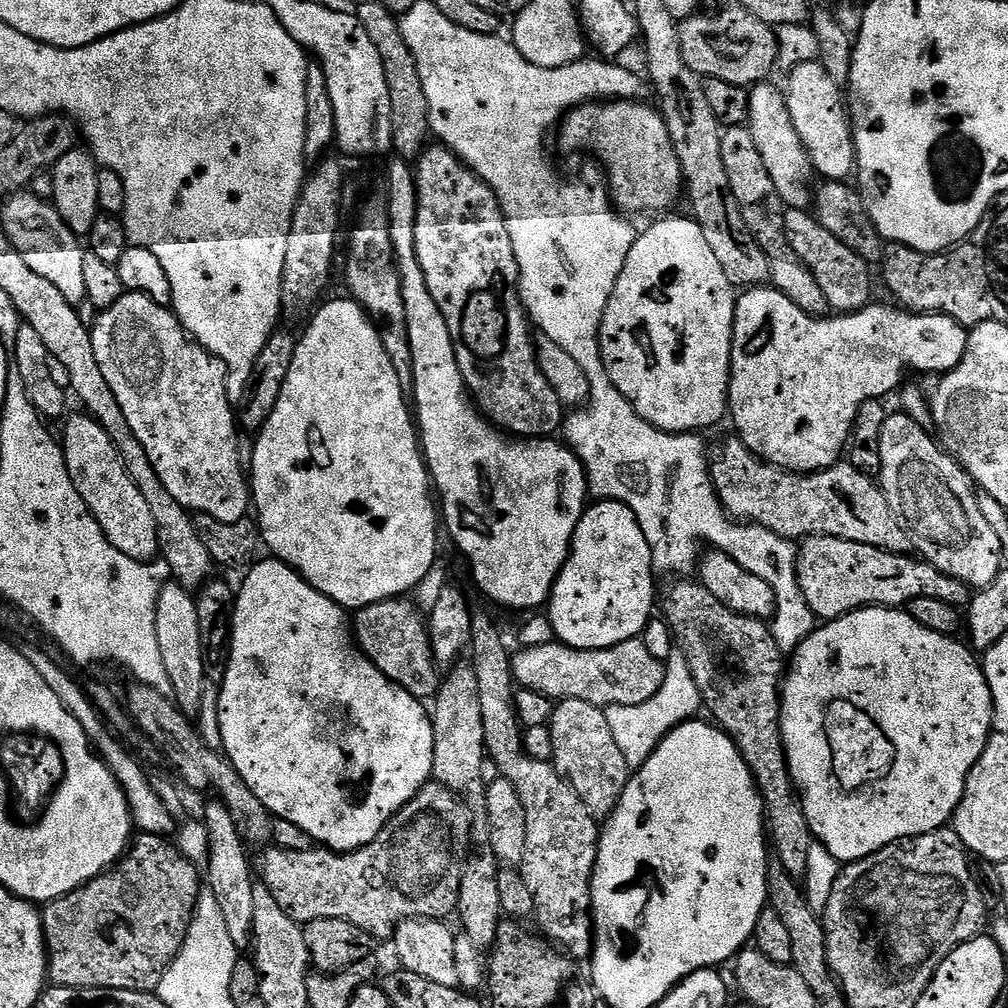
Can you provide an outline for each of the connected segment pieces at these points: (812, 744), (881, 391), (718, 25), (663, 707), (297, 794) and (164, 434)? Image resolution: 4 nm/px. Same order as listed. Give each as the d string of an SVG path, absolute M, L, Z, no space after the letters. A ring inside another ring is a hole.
M859 608L857 612L840 616L837 620L821 623L791 653L780 698L780 733L786 762L800 801L800 809L806 814L806 822L813 837L841 865L847 866L855 860L873 856L878 850L897 844L900 840L908 840L912 836L921 836L945 827L956 815L956 807L964 797L970 770L978 762L982 750L988 744L988 737L994 732L992 695L984 677L984 669L978 663L973 649L967 643L959 644L958 641L959 639L943 636L934 630L926 630L926 626L918 626L918 622L910 618L907 610Z
M761 286L741 291L736 297L736 309L734 310L734 330L732 331L732 377L728 383L728 412L732 424L736 427L735 435L741 442L760 459L775 468L782 468L785 472L807 474L809 472L823 472L825 468L831 468L833 464L841 459L846 445L852 435L852 427L856 421L858 410L866 402L880 400L888 396L892 391L905 383L904 368L913 368L916 372L937 372L943 374L953 372L962 362L968 345L969 329L959 324L949 316L938 316L935 314L913 314L899 307L887 308L884 304L869 303L868 307L861 308L859 312L847 314L828 314L823 318L806 314L786 294L782 294L777 288Z
M743 3L728 4L717 16L697 14L679 25L680 52L701 78L722 78L739 88L763 84L778 64L780 46L773 25L762 22Z
M673 654L666 660L664 669L664 681L654 694L642 706L630 706L629 708L605 708L606 722L610 726L610 734L614 734L614 742L618 744L618 750L622 752L622 758L626 758L629 769L641 768L650 758L650 754L656 749L666 736L687 720L701 711L702 701L700 691L694 682L694 674L690 674L690 666L686 658L679 654Z
M275 558L257 559L247 569L248 577L244 585L238 588L238 595L232 609L232 638L228 649L228 663L224 678L219 685L216 696L218 706L218 726L222 730L222 742L219 747L229 764L238 770L242 782L254 790L262 806L273 817L292 822L305 831L320 846L333 852L353 852L369 844L383 828L388 825L396 813L401 812L420 793L420 789L432 780L432 763L434 762L434 730L429 709L415 696L411 696L402 686L390 682L374 662L360 651L350 616L339 604L326 598L314 586L304 581L296 571Z
M125 292L114 306L103 309L97 316L100 317L97 318L96 324L91 325L94 358L98 358L98 366L102 366L102 375L105 376L106 382L110 382L110 390L114 390L114 398L118 398L118 406L122 406L122 414L126 414L126 422L130 422L130 430L134 430L138 442L142 442L142 450L146 450L146 458L150 458L154 470L158 470L158 478L162 478L162 486L166 486L166 490L170 490L170 494L178 498L181 506L193 514L218 518L218 522L238 522L245 519L250 512L250 480L238 460L238 416L234 411L234 405L228 401L228 367L214 354L210 354L190 339L171 307L146 298L146 294Z

